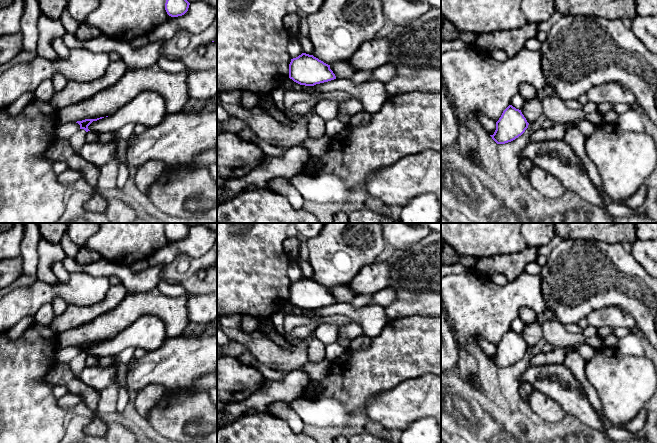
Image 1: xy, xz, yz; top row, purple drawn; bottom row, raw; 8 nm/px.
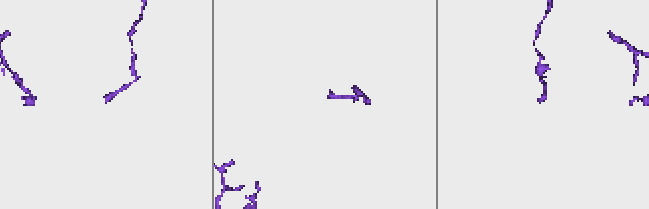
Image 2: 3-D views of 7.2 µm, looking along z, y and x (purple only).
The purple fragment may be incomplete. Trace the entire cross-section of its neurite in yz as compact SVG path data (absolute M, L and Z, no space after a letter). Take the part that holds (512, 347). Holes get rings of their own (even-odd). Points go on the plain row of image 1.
M509 329L496 346L494 358L490 360L497 368L505 368L521 360L528 349L521 334Z

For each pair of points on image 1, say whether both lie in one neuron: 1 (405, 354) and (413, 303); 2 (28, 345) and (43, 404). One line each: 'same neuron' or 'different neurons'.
1: different neurons
2: same neuron

